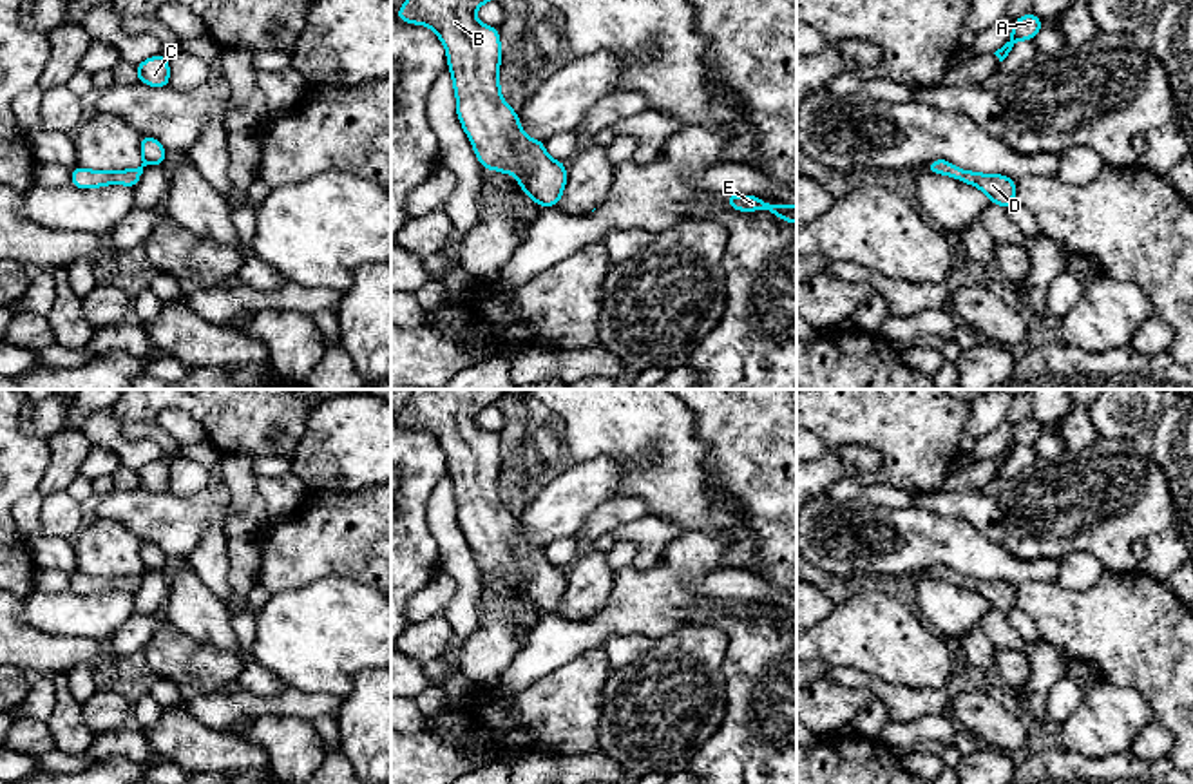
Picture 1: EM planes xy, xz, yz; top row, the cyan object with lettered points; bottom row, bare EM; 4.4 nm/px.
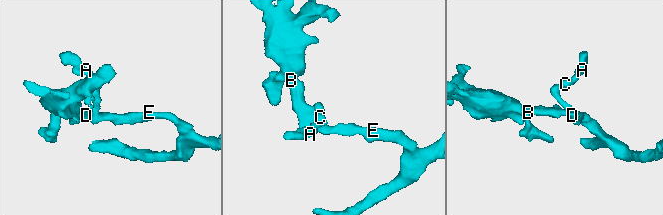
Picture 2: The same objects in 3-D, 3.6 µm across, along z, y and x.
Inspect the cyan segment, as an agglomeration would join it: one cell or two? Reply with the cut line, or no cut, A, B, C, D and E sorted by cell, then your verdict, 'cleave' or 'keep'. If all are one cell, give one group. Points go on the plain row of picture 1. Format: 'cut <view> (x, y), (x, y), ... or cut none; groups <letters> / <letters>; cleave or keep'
cut none; groups A B C D E; keep

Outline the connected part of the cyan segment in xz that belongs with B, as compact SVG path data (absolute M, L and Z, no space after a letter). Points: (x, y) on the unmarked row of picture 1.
M413 389L407 407L396 415L396 424L431 433L444 449L456 500L456 520L480 572L514 579L520 594L538 612L554 614L559 610L567 590L567 569L549 563L545 547L523 540L518 516L505 509L500 496L500 435L474 424L474 416L496 406L503 393L505 389Z

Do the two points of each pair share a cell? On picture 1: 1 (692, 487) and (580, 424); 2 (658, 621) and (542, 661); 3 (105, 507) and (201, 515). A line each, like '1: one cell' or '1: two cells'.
1: one cell
2: one cell
3: one cell

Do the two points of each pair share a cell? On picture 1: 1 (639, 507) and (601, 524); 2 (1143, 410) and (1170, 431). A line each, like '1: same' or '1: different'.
1: same
2: different

